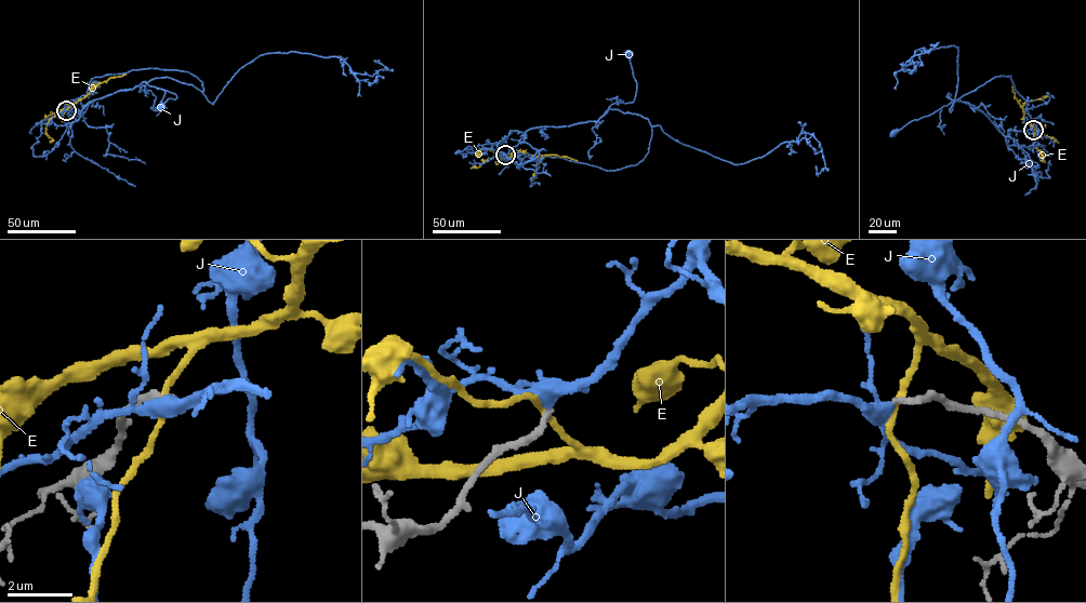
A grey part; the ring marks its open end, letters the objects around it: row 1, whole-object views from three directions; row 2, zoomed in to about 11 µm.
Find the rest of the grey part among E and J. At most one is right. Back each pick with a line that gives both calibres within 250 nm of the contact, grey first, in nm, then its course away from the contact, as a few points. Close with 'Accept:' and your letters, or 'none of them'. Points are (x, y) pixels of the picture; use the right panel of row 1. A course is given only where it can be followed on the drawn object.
J: calibres 200 and 400 nm; course (1033, 130), (1010, 130), (1005, 136), (983, 112), (968, 103), (954, 101), (911, 121), (894, 134)
Accept: J

